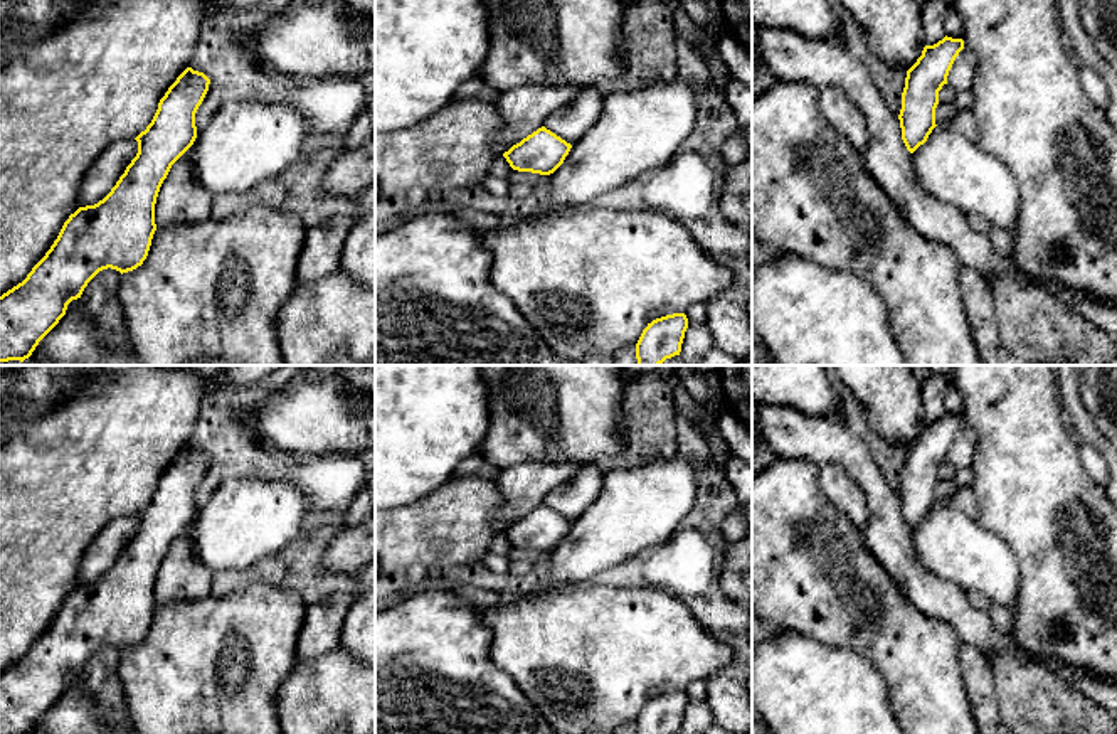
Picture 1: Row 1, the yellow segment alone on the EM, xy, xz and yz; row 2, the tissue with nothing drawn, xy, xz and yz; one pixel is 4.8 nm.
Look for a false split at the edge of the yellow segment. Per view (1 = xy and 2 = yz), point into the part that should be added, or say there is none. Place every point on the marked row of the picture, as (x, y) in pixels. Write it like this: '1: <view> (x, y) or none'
1: none
2: none

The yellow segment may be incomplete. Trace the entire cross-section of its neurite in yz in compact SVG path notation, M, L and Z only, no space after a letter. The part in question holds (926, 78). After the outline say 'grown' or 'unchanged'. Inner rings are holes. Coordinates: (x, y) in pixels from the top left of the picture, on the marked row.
M944 37L925 45L922 56L907 71L898 114L902 140L910 153L924 145L935 125L939 91L947 84L949 71L964 49L962 39Z | unchanged

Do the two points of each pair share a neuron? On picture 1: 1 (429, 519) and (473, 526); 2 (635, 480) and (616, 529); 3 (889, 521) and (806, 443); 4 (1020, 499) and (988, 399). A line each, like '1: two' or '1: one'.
1: one
2: one
3: one
4: one

